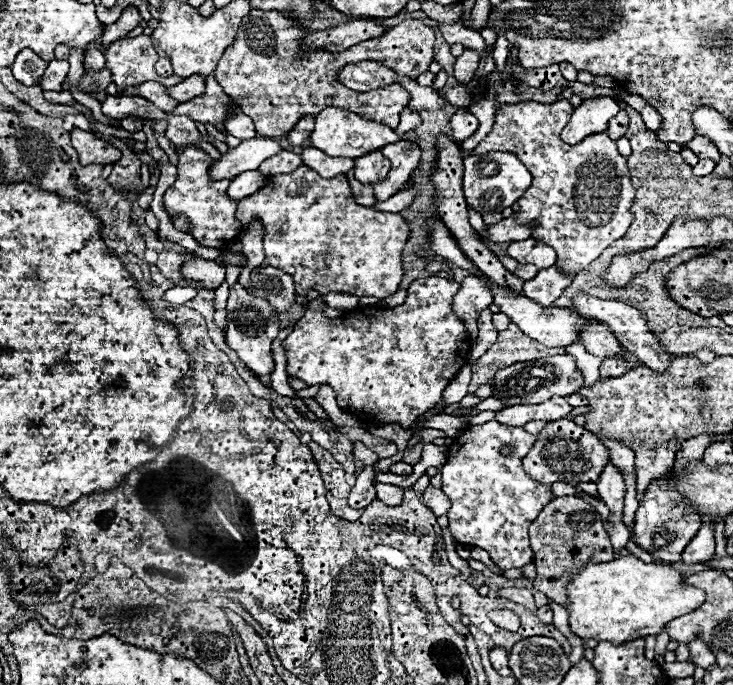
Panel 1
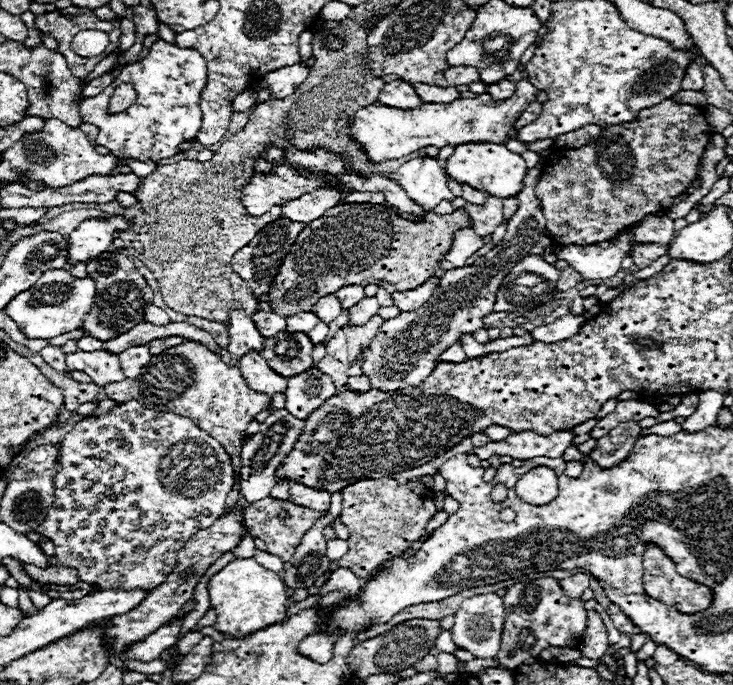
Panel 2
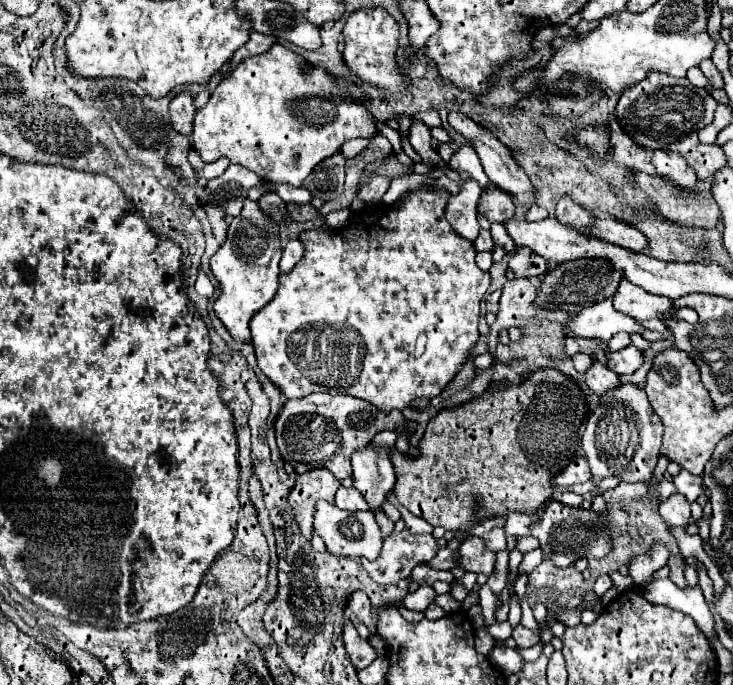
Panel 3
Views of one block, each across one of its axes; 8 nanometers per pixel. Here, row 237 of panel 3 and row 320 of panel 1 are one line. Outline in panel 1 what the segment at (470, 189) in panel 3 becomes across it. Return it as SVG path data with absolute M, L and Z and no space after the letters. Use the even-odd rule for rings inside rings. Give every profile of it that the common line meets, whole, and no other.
M476 276L464 278L460 290L456 292L456 298L452 300L452 312L464 322L472 340L478 336L478 330L476 330L478 314L486 310L490 304L492 304L492 294L484 286L484 282Z

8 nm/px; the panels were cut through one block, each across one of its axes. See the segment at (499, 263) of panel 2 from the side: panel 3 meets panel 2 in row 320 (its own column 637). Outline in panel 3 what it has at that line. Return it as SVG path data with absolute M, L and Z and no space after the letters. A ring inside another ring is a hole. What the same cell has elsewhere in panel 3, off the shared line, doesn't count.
M620 384L612 392L600 396L600 404L590 412L582 434L582 448L592 470L592 480L616 476L622 482L648 482L658 462L664 428L646 398L646 392L636 384Z

